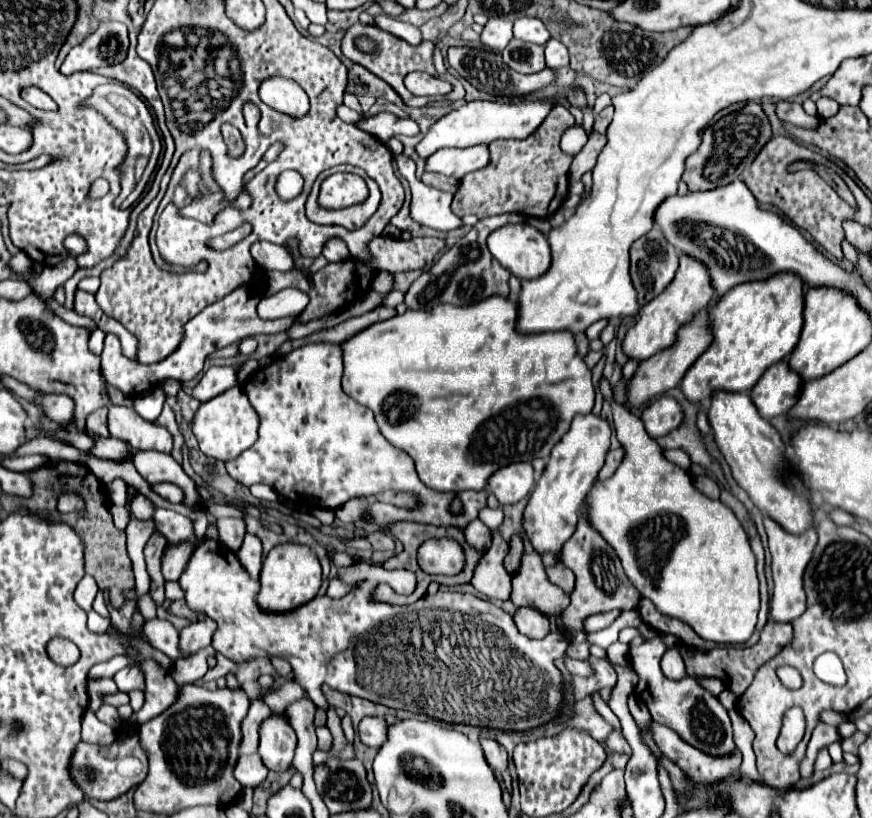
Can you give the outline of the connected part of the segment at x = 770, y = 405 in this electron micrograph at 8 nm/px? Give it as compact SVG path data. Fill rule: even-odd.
M781 359L763 373L763 377L751 389L751 399L761 417L771 419L785 415L797 403L799 391L801 375L789 369L789 359Z

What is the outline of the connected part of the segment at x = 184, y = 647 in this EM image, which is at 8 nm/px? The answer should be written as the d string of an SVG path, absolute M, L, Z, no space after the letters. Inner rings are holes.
M205 617L203 621L190 623L189 627L185 627L185 629L181 631L181 641L179 641L181 651L187 653L187 655L193 655L193 653L197 653L199 649L209 647L215 629L217 629L217 625L215 625L215 621L211 621L209 617Z

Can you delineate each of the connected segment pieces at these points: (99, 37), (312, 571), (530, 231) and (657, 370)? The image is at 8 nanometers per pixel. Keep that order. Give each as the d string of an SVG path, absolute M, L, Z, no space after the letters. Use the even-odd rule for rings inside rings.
M123 23L99 25L97 31L93 31L83 43L71 49L71 53L61 65L61 73L73 75L77 71L93 71L97 67L105 67L109 65L109 61L121 63L127 55L127 47L129 47L129 37L127 37L127 27ZM111 39L117 41L117 47L103 49L105 45L109 45Z
M295 543L277 545L269 551L269 555L263 561L259 583L261 583L261 591L255 599L259 603L259 609L265 613L289 613L309 603L317 595L321 587L319 559L305 545L295 545Z
M527 223L499 227L495 233L491 233L491 237L487 239L487 245L489 245L489 251L493 253L493 257L519 279L537 279L551 265L551 249L549 249L547 237L539 229L535 229L533 225L527 225Z
M705 307L703 311L699 311L691 321L687 321L687 323L677 331L677 341L675 341L669 349L659 351L657 355L645 359L645 361L639 365L635 377L633 377L631 385L629 385L629 401L631 401L633 405L641 405L641 403L645 403L649 397L667 393L669 389L677 387L677 385L681 383L683 375L687 373L687 369L697 361L699 355L705 353L705 349L711 345L711 341L713 341L713 331L711 331L709 307Z

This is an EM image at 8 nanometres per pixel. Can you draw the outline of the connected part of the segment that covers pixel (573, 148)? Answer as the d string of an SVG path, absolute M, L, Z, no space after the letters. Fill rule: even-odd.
M573 125L567 133L563 133L563 139L561 139L561 149L565 153L571 153L571 155L577 155L583 145L587 143L587 133L583 131L581 125Z

